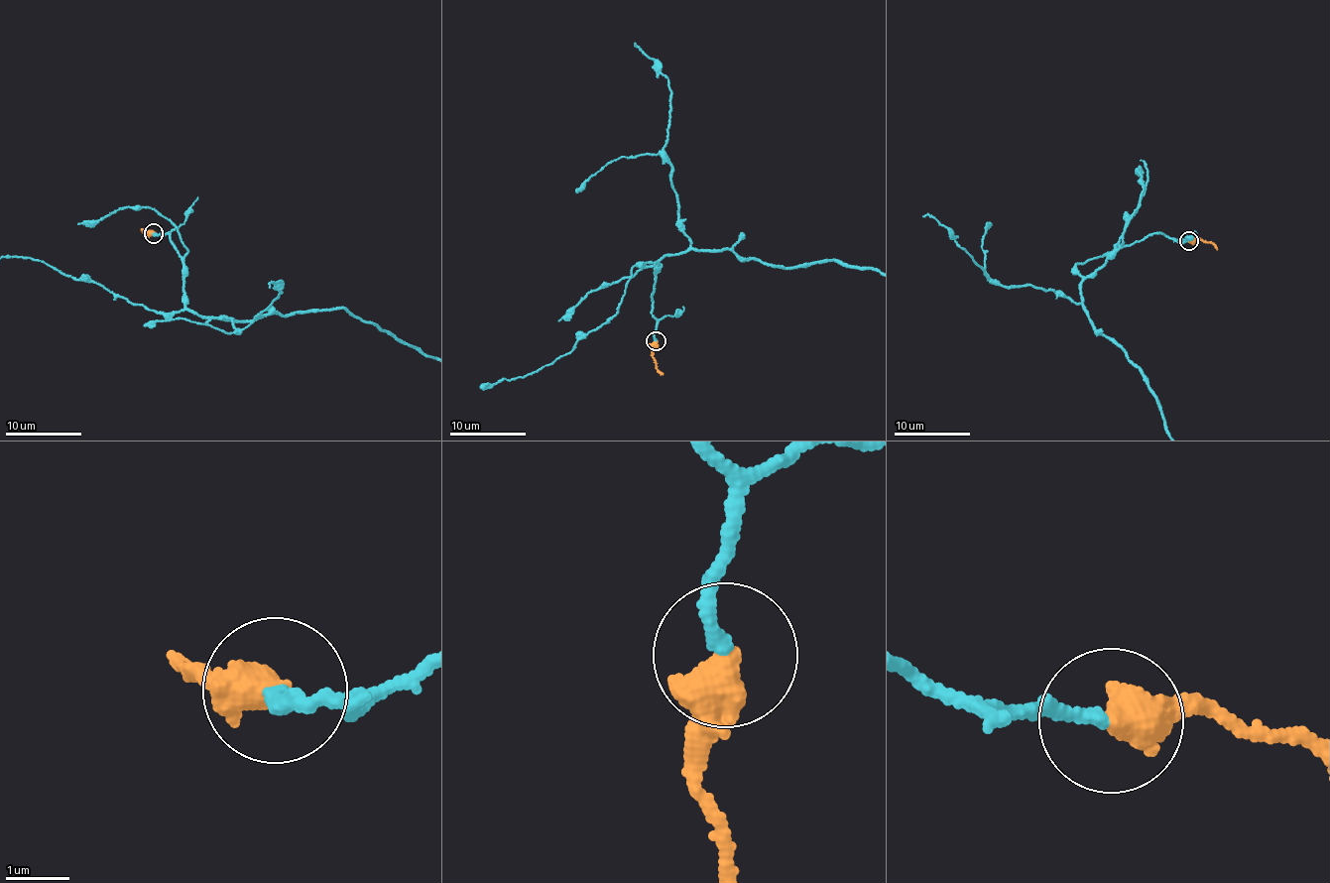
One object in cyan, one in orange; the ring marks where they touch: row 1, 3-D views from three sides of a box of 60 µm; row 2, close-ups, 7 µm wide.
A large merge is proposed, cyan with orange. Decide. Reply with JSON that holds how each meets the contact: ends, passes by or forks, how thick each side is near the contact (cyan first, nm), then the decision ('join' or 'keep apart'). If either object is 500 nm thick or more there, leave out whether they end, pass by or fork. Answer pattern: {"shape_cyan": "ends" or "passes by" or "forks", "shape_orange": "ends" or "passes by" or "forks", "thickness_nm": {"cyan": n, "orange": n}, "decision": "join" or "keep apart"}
{"thickness_nm": {"cyan": 220, "orange": 600}, "decision": "join"}

